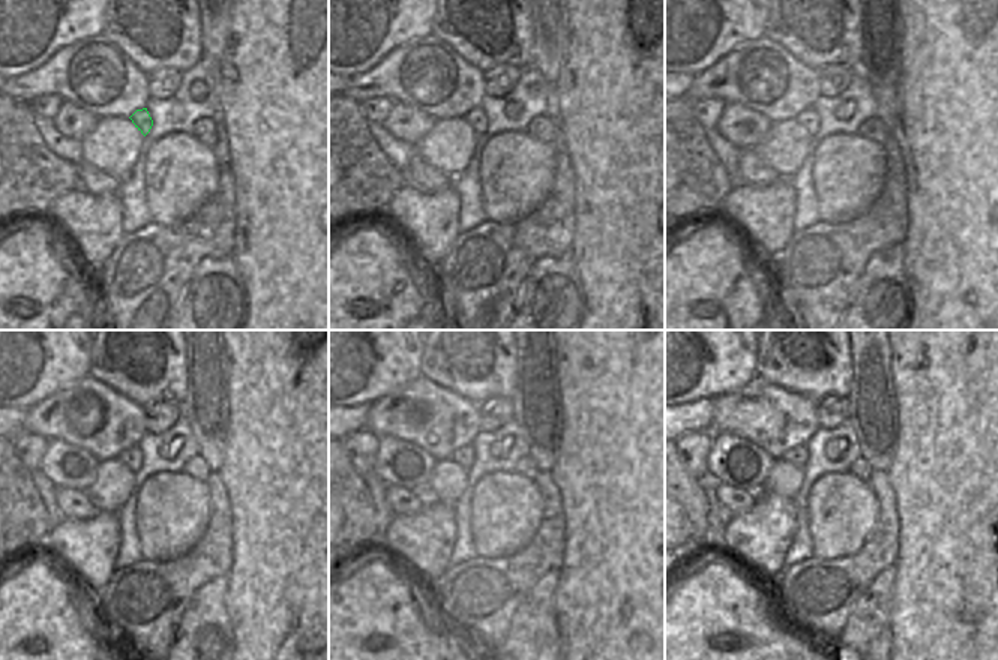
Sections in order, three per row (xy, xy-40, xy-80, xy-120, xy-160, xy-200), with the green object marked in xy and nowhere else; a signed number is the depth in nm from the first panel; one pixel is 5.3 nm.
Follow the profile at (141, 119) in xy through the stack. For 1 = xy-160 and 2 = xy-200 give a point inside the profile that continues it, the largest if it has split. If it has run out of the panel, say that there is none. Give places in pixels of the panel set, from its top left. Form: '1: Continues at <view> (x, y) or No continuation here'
1: Continues at xy-160 (464, 456)
2: Continues at xy-200 (797, 456)

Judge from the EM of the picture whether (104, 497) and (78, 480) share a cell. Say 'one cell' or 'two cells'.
two cells

